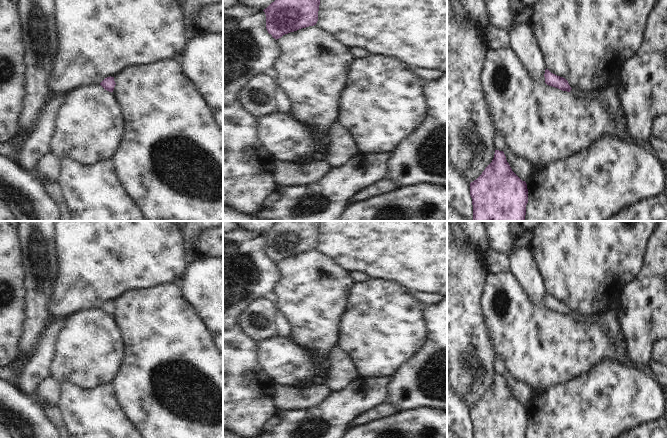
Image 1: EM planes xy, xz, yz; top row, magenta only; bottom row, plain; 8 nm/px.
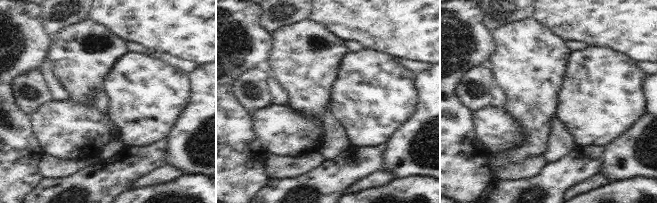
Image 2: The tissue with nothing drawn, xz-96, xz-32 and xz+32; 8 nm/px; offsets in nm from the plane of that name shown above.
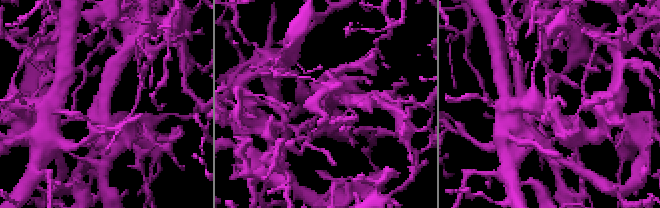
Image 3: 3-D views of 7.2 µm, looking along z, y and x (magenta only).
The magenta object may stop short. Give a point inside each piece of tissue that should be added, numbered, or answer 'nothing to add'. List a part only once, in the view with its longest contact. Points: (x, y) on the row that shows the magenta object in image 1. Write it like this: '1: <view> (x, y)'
1: yz (607, 95)

